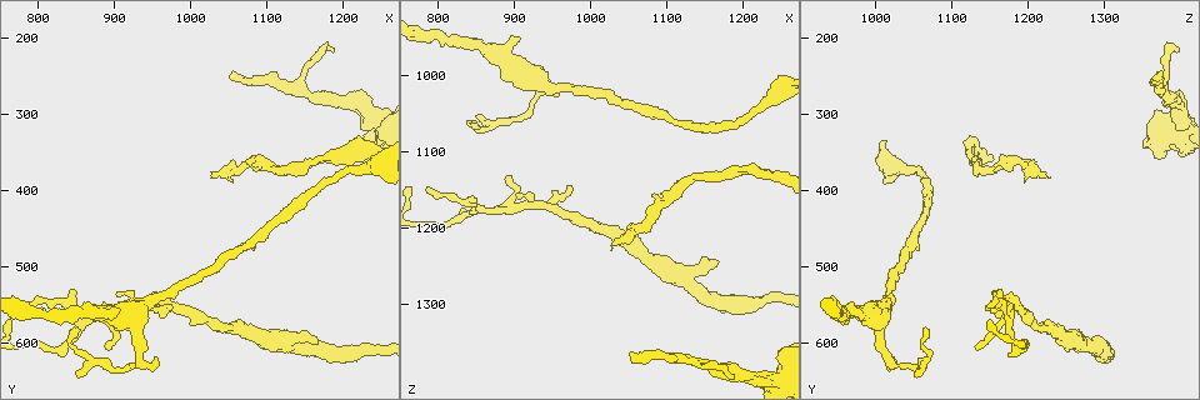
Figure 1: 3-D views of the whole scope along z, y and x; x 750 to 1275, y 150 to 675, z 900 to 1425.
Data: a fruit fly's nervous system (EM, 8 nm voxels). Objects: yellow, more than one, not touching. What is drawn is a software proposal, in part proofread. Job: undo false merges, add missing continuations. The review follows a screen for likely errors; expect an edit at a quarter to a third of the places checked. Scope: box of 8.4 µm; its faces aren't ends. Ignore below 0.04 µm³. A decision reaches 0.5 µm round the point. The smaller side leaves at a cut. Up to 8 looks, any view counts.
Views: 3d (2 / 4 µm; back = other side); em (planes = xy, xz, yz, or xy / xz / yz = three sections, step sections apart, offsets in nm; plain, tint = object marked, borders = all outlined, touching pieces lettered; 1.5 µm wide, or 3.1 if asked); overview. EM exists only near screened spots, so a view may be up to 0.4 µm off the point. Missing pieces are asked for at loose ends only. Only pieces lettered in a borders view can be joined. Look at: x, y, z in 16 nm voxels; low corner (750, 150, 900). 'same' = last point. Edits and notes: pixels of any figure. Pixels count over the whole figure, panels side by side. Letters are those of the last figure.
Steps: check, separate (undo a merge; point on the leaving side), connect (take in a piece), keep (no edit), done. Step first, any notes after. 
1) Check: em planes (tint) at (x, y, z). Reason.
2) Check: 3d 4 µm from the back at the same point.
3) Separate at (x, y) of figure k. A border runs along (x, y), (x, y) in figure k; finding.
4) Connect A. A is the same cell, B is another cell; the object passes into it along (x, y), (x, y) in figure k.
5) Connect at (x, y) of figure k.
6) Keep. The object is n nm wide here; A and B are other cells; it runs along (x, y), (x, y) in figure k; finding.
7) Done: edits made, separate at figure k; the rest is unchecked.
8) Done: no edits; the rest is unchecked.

Check: em yz step 8 (borders) at (1055, 245, 1375). Thin end.

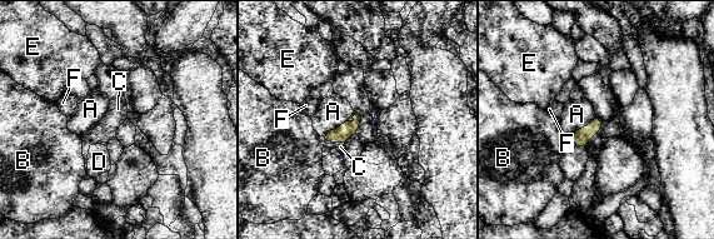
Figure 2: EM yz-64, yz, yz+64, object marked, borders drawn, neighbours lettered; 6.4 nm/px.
Check: em planes (borders) at the same point.

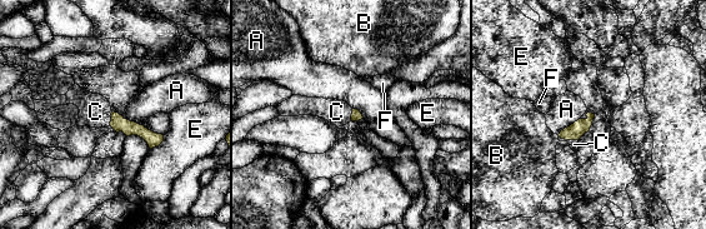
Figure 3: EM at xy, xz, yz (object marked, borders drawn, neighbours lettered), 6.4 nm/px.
Connect C. The longest contact is with A, 160 nm; C is the same cell, A, B, E and F are other cells; the neuron continues.

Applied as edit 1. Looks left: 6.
Check: overview. Redraw.

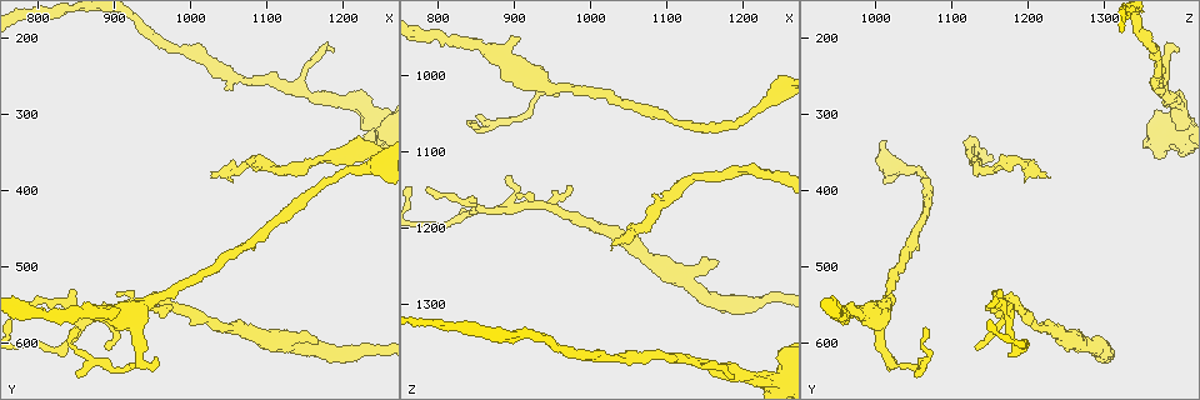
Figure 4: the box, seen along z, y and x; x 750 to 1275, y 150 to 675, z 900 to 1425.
Check: 3d 4 µm at (1075, 585, 1240). Thick turns thin.

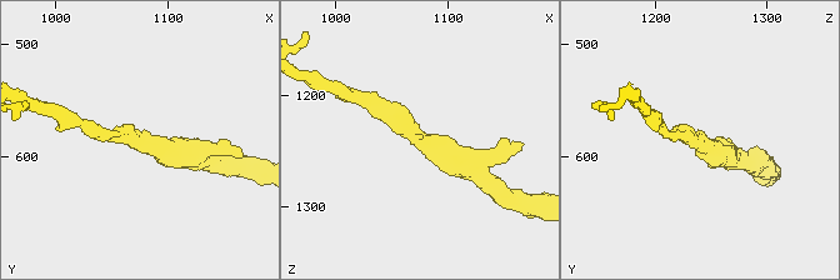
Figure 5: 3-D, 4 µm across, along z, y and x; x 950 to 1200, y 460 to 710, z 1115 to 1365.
Check: em xz step 4 (tint) at (1074, 586, 1242). The arms are 190, 420 nm wide; need the tissue.

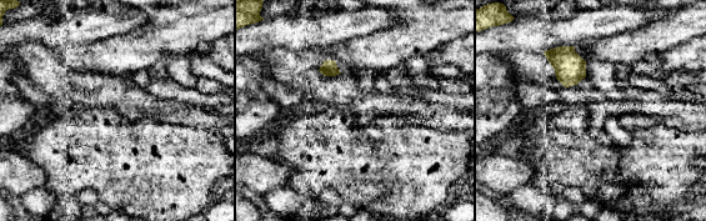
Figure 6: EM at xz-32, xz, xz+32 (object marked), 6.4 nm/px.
Check: em planes (borders) at the same point. Cut it another way.

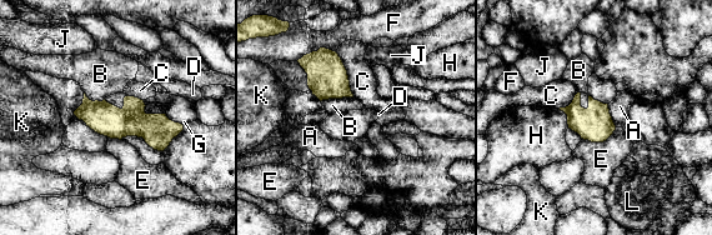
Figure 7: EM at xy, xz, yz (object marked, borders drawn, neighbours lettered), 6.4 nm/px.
Keep. A, B, C, D, E, F, G, H, J, K and L are other cells; a border runs along (607, 104), (608, 113), (616, 126) in figure 7; continuous, no second neuron.

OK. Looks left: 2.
Done: edits made, connect at figure 3; the rest is unchecked.

